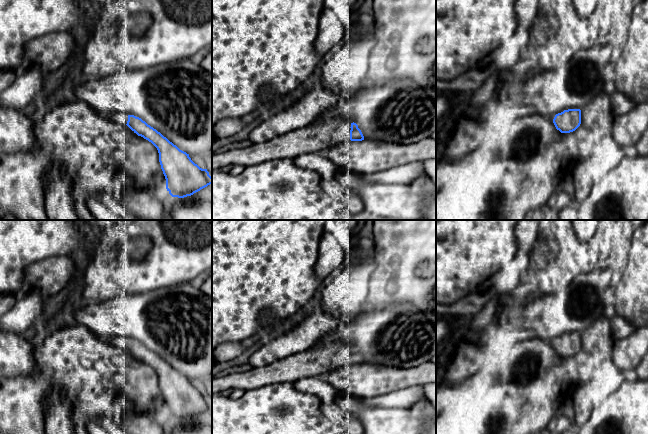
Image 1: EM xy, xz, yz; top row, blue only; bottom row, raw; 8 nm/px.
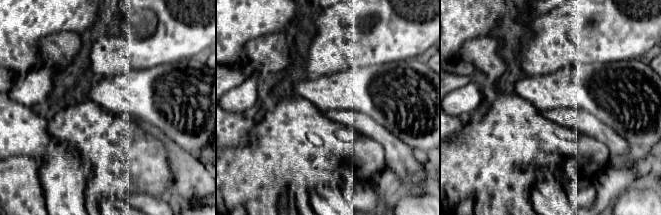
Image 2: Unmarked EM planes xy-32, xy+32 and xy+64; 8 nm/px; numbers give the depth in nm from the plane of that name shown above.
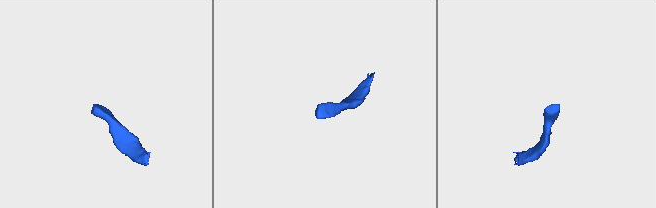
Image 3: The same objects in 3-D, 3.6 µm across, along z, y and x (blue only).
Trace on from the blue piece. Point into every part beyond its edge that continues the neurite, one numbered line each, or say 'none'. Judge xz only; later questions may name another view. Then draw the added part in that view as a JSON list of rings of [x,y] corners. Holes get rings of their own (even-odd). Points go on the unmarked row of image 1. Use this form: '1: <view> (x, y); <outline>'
1: xz (311, 363); [[[331,342],[289,356],[263,368],[212,378],[212,394],[230,388],[247,391],[278,382],[293,383],[305,377],[318,377],[325,372],[350,365],[351,347],[346,342]]]

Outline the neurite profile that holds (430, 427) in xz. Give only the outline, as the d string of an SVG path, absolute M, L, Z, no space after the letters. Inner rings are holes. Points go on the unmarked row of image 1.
M436 409L435 417L425 424L422 434L436 434Z

